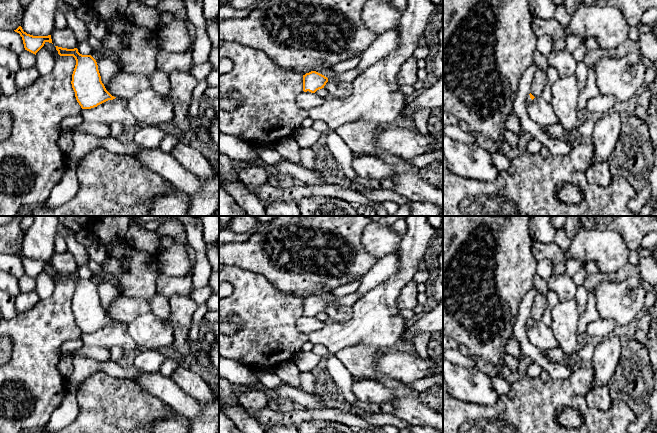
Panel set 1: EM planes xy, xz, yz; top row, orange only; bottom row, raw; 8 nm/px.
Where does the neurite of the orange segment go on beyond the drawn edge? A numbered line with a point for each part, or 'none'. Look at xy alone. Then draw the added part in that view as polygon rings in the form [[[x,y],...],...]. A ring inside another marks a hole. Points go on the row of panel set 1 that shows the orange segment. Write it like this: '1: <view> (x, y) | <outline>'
none

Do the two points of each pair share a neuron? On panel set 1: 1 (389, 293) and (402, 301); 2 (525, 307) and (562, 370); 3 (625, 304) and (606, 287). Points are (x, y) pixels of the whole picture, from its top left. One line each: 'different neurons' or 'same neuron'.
1: different neurons
2: same neuron
3: same neuron

